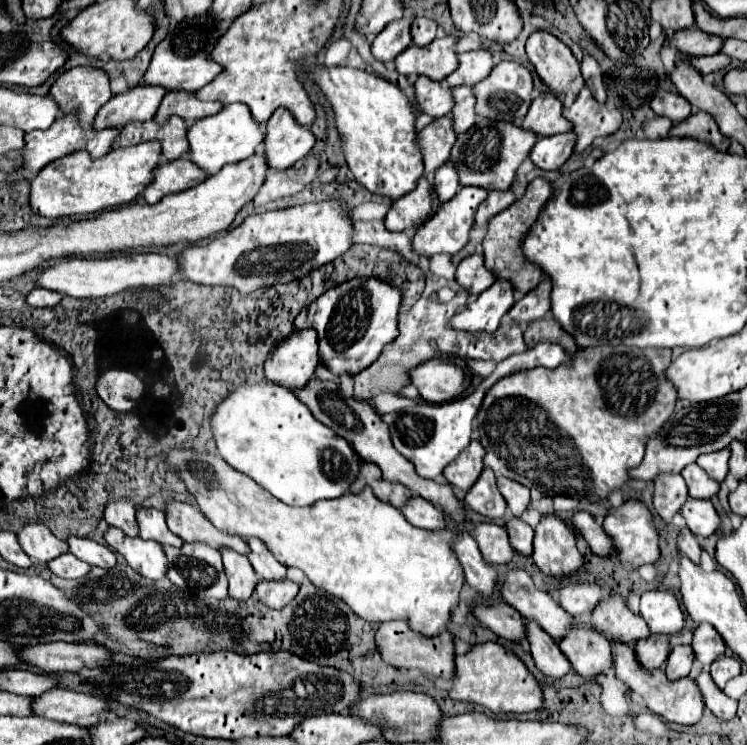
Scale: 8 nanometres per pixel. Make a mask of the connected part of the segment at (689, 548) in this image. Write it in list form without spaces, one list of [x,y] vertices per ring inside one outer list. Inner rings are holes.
[[[683,527],[683,529],[681,529],[679,539],[677,539],[677,547],[679,547],[679,551],[681,551],[685,557],[689,557],[693,563],[699,563],[701,547],[699,547],[699,543],[697,543],[695,535],[693,535],[687,527]]]

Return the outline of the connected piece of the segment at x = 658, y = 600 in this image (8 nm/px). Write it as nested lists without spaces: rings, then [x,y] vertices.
[[[647,591],[641,595],[641,617],[647,621],[651,633],[665,633],[665,635],[675,635],[683,629],[685,625],[685,615],[681,611],[681,605],[677,597],[669,591]]]

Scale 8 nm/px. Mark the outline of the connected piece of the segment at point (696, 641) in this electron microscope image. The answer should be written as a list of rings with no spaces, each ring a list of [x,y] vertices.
[[[699,625],[695,629],[695,637],[693,637],[693,643],[691,643],[693,651],[695,651],[695,659],[703,665],[703,667],[709,667],[715,659],[719,659],[727,645],[725,641],[721,639],[721,635],[717,633],[715,627],[711,625]]]

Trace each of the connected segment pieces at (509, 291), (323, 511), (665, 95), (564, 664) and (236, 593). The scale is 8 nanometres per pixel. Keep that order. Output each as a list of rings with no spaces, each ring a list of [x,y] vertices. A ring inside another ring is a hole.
[[[497,279],[489,289],[485,289],[477,301],[469,303],[467,309],[457,313],[451,321],[455,329],[463,331],[487,331],[493,333],[499,327],[501,317],[513,307],[515,291],[505,279]]]
[[[181,447],[167,453],[167,463],[175,469],[179,479],[195,497],[197,507],[217,529],[237,533],[243,539],[263,539],[285,567],[301,569],[309,577],[309,581],[313,581],[315,587],[325,589],[333,597],[343,599],[361,619],[373,623],[403,619],[413,631],[421,635],[437,635],[439,631],[447,629],[449,613],[453,607],[457,607],[459,591],[465,581],[461,565],[457,563],[449,547],[451,531],[425,531],[413,527],[411,523],[407,523],[399,509],[379,501],[367,487],[357,495],[345,493],[337,499],[317,501],[309,507],[289,507],[267,491],[263,491],[247,475],[231,469],[217,453]]]
[[[663,89],[653,97],[651,109],[657,115],[669,117],[673,123],[679,123],[691,115],[691,103],[683,95],[675,91],[663,91]]]
[[[525,619],[525,639],[529,643],[531,655],[535,659],[535,665],[549,677],[563,677],[569,669],[571,663],[567,657],[561,653],[559,645],[553,641],[549,633],[545,633],[537,621]]]
[[[221,551],[223,557],[223,567],[225,567],[225,575],[229,581],[229,597],[245,601],[251,597],[251,593],[255,591],[257,585],[257,575],[249,563],[249,559],[237,551]]]

